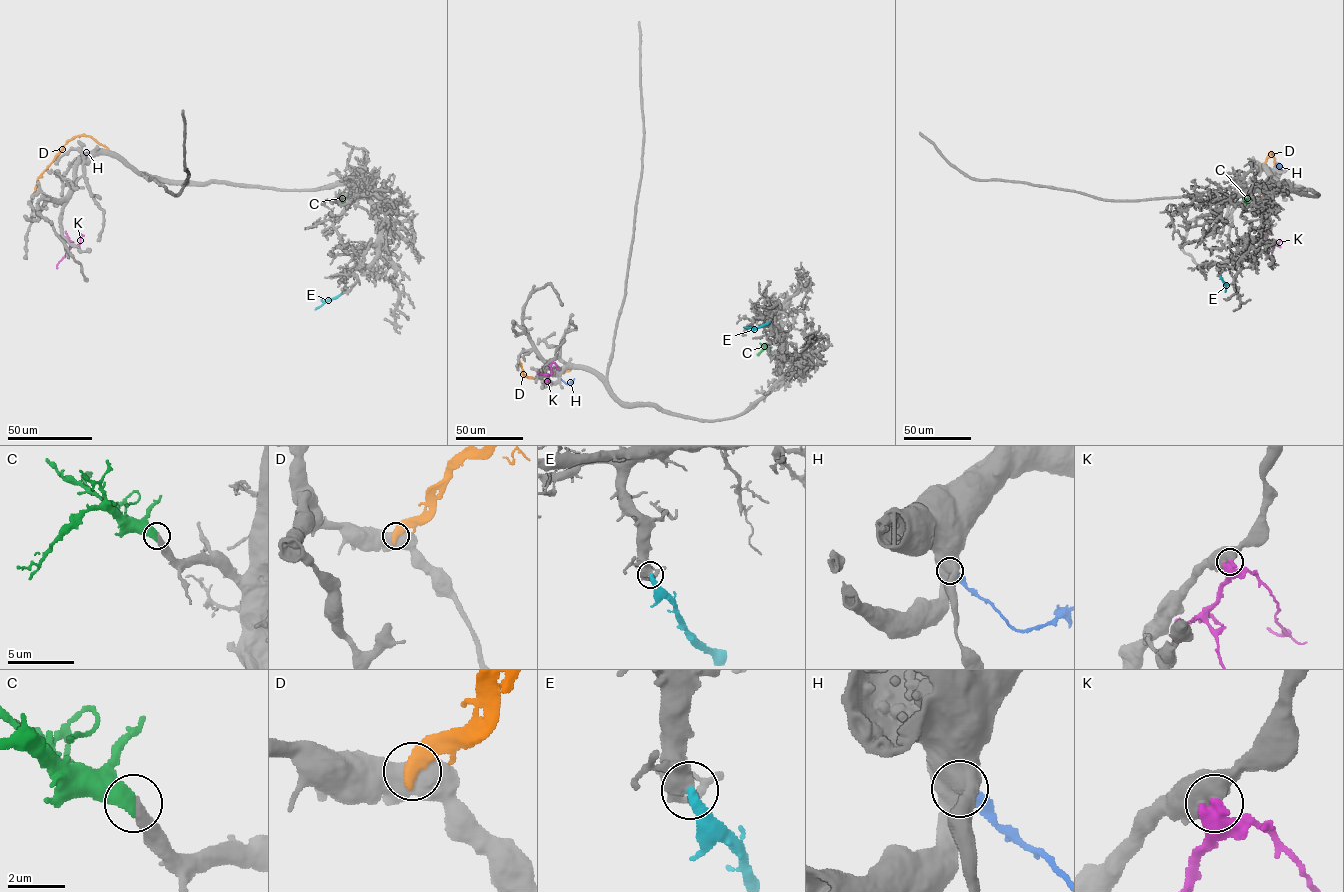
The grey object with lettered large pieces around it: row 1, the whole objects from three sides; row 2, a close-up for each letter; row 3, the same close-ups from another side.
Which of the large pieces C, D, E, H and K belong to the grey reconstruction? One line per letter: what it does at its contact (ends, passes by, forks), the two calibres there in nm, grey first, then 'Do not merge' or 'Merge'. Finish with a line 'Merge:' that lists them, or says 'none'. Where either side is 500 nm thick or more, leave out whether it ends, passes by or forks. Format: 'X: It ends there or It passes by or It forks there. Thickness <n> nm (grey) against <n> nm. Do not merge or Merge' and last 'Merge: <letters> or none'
C: Thickness 400 nm (grey) against 600 nm. Merge
D: Thickness 650 nm (grey) against 460 nm. Do not merge
E: It ends there. Thickness 440 nm (grey) against 380 nm. Merge
H: Thickness 650 nm (grey) against 400 nm. Do not merge
K: Thickness 750 nm (grey) against 600 nm. Do not merge
Merge: C, E

